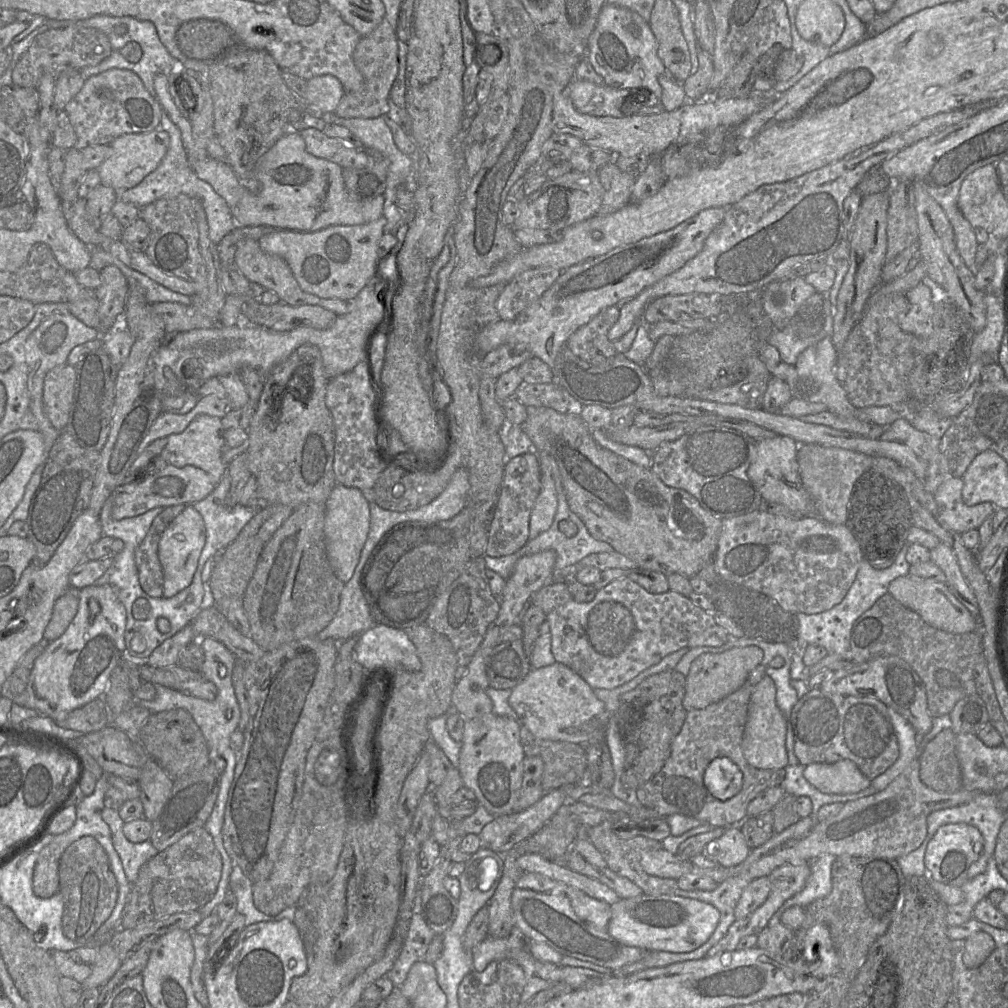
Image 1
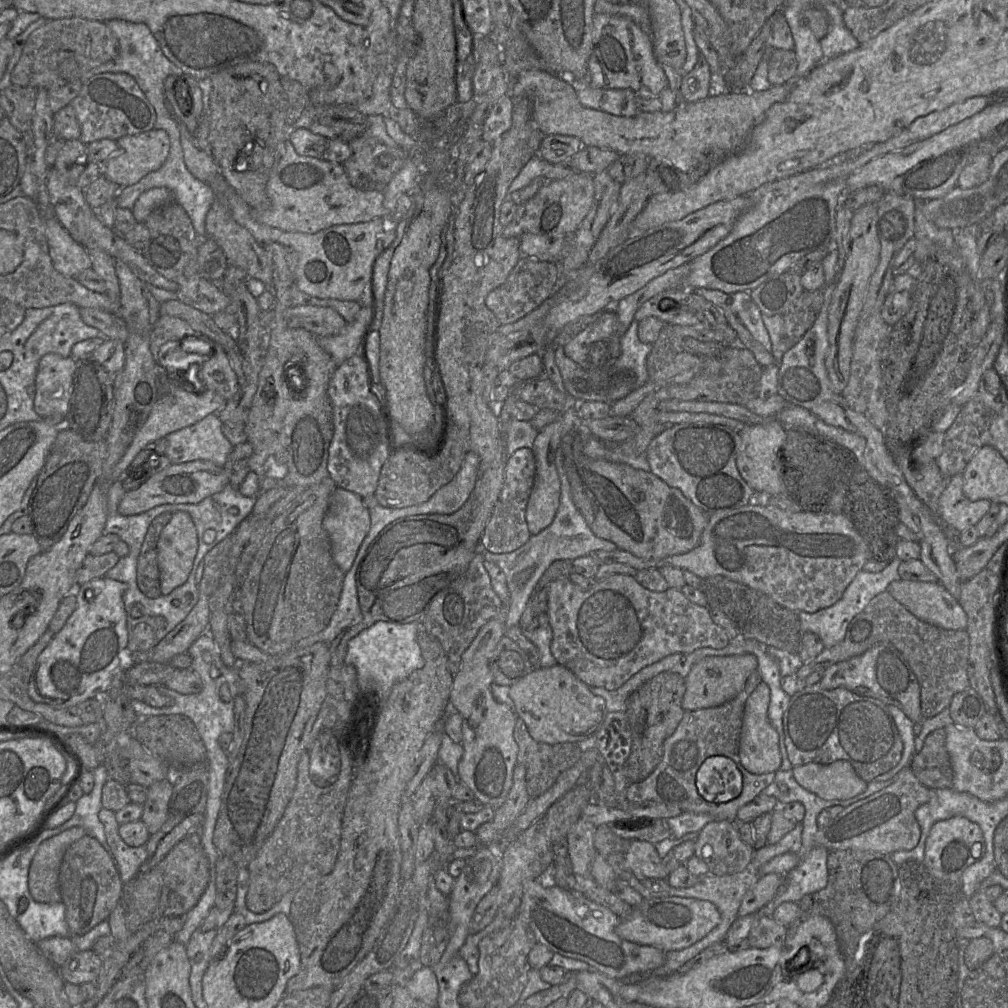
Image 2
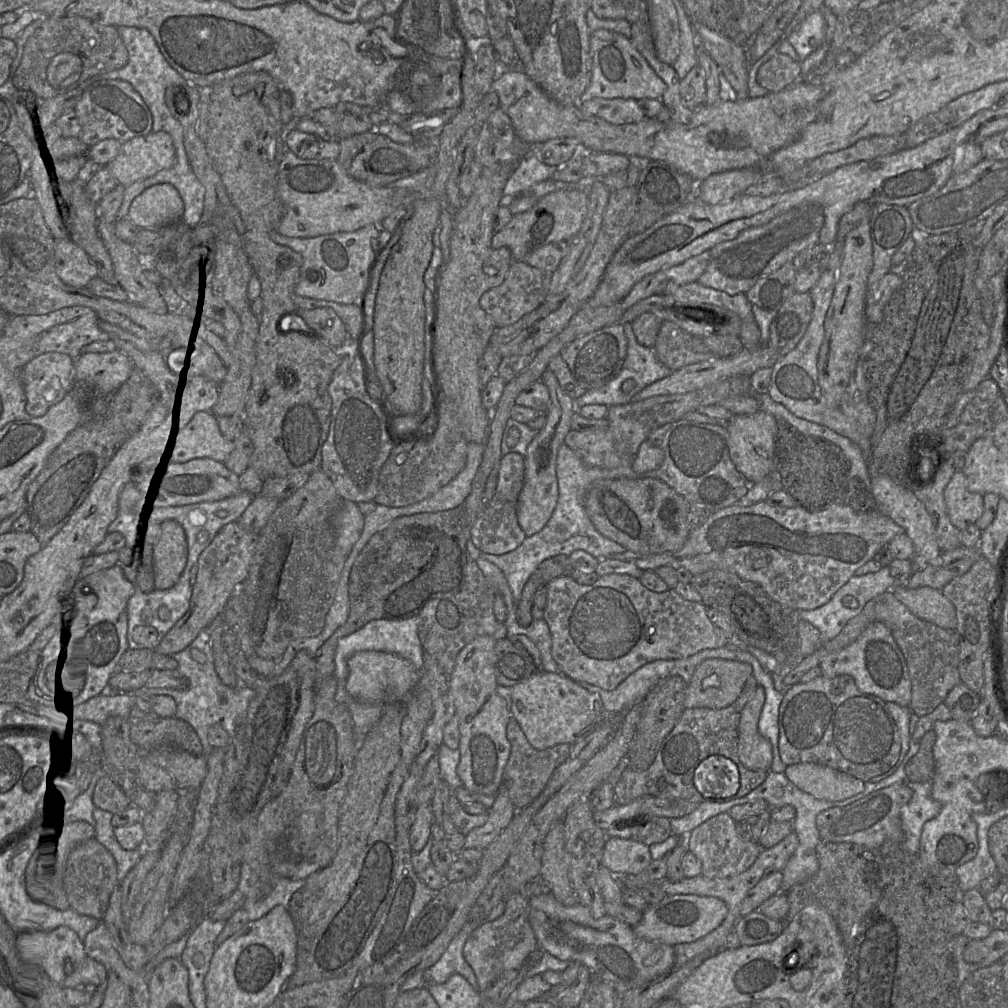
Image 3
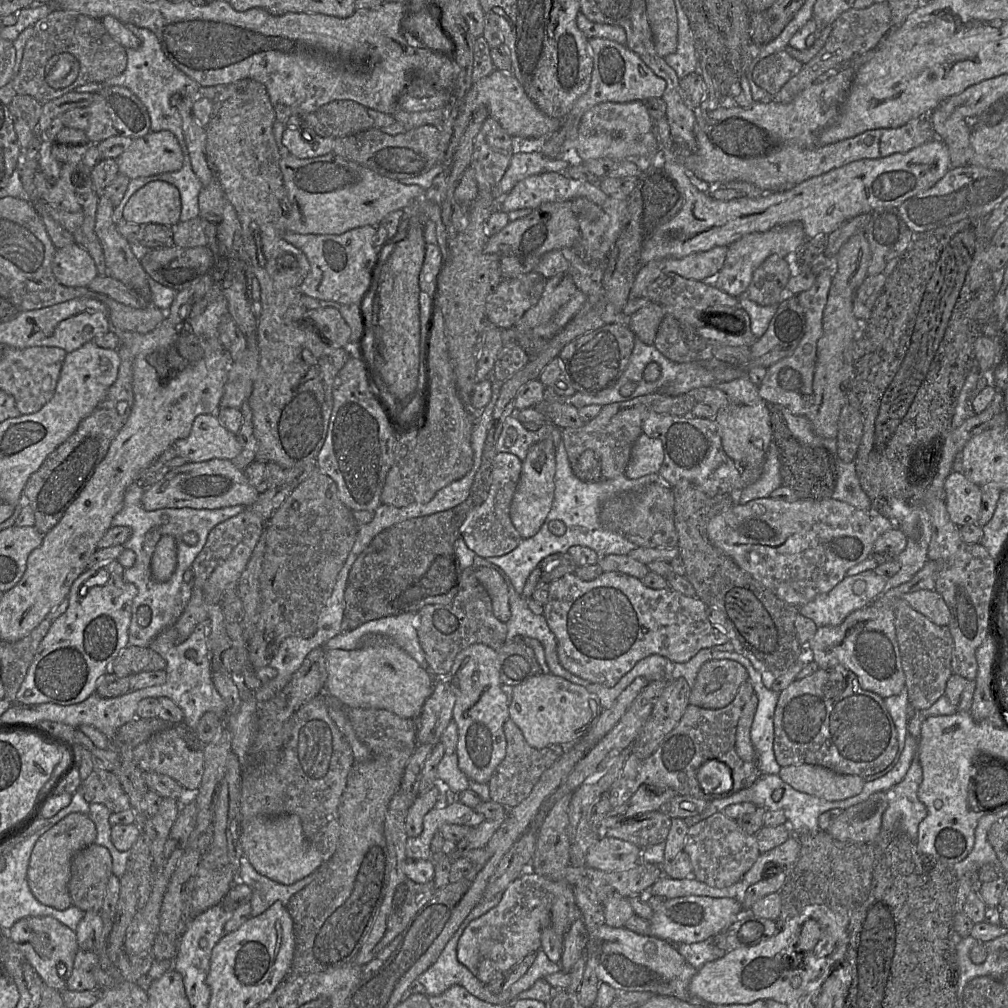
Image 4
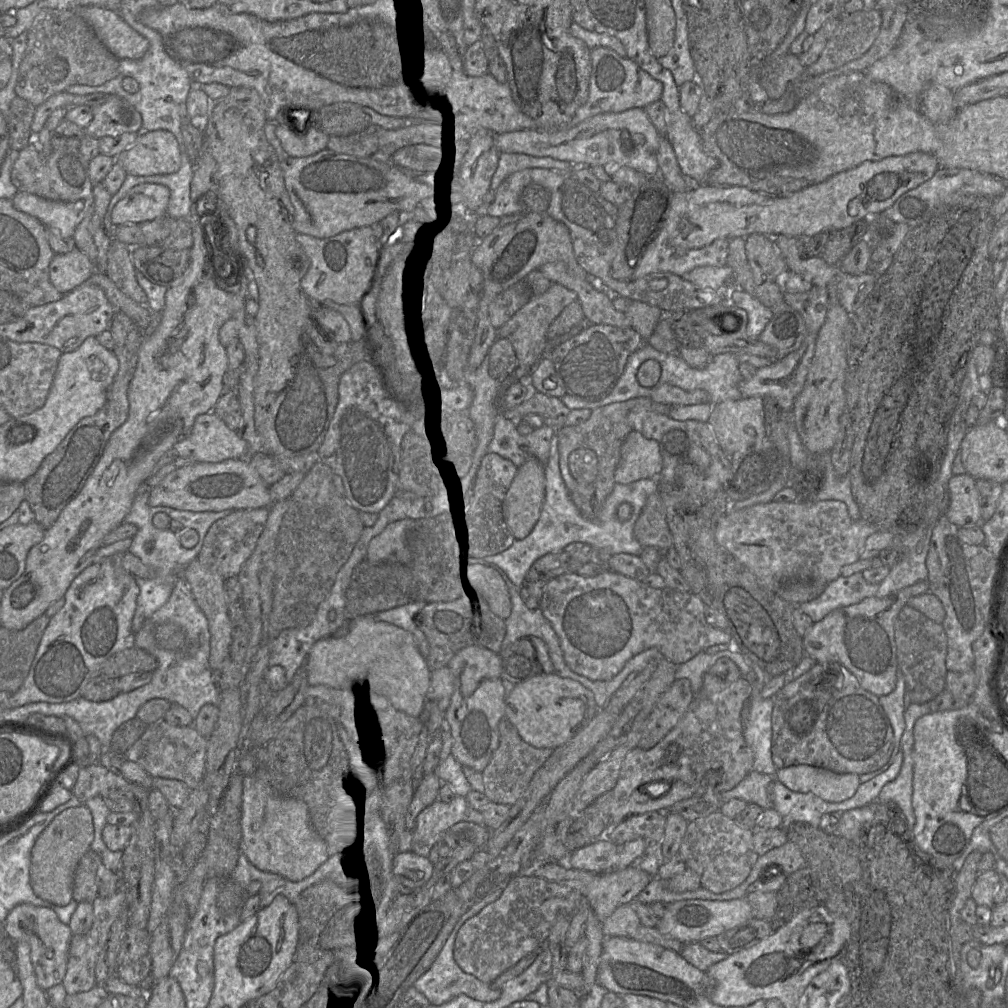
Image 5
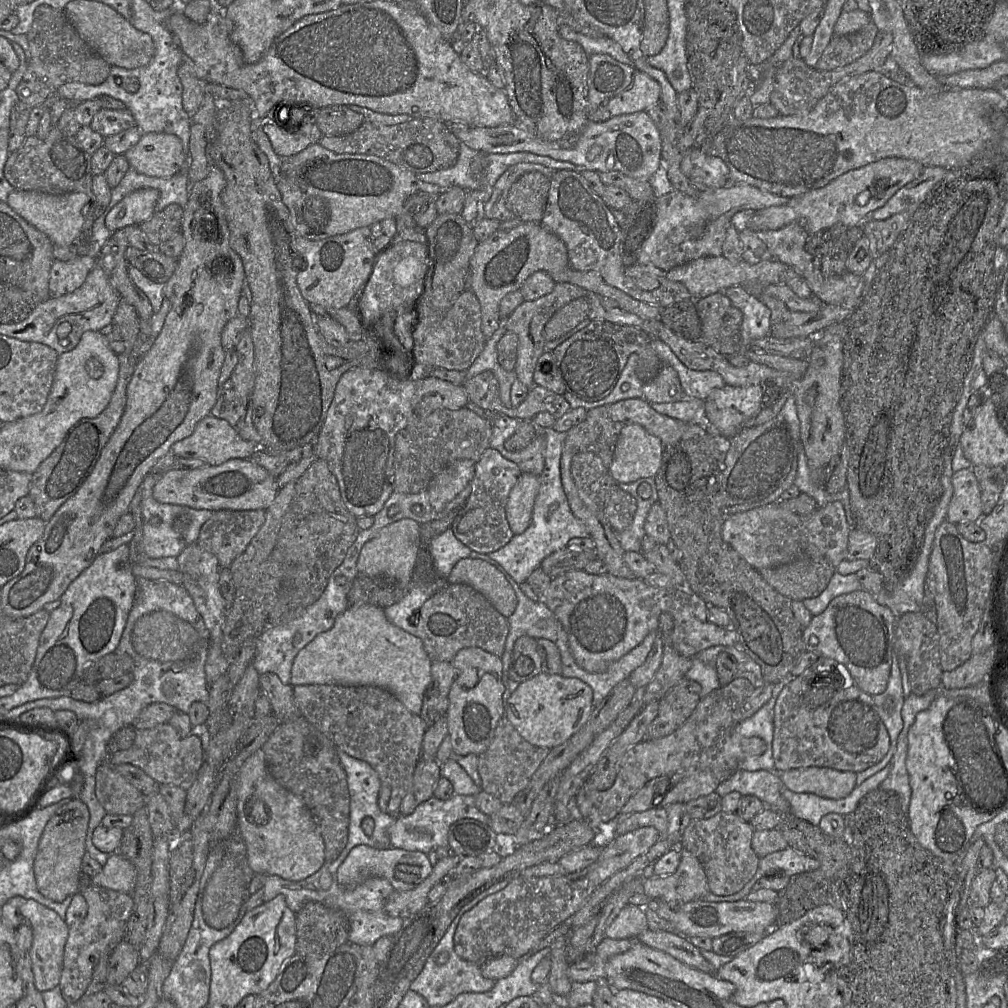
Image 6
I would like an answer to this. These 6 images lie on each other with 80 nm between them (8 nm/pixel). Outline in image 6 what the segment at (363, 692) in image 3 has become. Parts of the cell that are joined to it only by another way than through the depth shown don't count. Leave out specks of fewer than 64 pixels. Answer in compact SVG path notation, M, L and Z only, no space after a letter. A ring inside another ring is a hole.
M363 604L359 607L347 608L343 613L336 617L333 627L323 633L317 635L308 645L299 651L294 659L291 670L291 686L310 685L310 684L331 684L341 686L376 686L383 688L392 693L402 704L412 713L420 715L424 694L431 683L431 664L432 660L426 653L423 642L416 636L402 630L401 628L392 624L385 616L384 609L370 605Z

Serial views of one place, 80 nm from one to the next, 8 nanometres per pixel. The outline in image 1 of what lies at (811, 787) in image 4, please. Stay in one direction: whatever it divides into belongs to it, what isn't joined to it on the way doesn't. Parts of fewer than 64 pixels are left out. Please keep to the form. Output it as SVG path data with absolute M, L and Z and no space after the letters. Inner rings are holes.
M851 760L810 764L805 766L803 775L826 794L855 794L871 785L871 780Z

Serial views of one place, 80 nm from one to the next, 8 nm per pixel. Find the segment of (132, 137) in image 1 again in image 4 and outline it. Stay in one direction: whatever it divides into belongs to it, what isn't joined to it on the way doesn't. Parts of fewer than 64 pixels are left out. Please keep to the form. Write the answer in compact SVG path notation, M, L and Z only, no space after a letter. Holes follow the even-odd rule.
M168 130L149 132L133 139L129 148L115 159L120 174L129 179L178 171L182 167L183 154L175 135Z

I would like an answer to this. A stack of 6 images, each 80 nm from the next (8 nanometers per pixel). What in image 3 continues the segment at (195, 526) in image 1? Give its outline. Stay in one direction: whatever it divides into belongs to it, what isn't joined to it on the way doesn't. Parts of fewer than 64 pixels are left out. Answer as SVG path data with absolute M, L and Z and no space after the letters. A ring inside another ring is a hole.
M166 519L156 549L155 589L166 590L179 581L187 563L187 554L183 527L172 519Z

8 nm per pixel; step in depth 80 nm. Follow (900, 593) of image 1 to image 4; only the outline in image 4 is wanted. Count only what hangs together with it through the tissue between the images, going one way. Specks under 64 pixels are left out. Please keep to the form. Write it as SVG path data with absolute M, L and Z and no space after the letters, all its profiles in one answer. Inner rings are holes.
M918 590L901 596L914 610L939 626L948 626L950 610L943 597L935 590Z

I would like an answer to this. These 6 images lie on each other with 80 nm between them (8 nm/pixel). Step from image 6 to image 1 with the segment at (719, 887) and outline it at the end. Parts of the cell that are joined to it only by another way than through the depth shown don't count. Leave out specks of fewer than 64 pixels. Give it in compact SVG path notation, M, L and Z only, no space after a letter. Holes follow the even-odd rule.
M730 826L725 828L719 838L710 841L701 854L719 867L733 867L743 863L750 851L739 826Z

